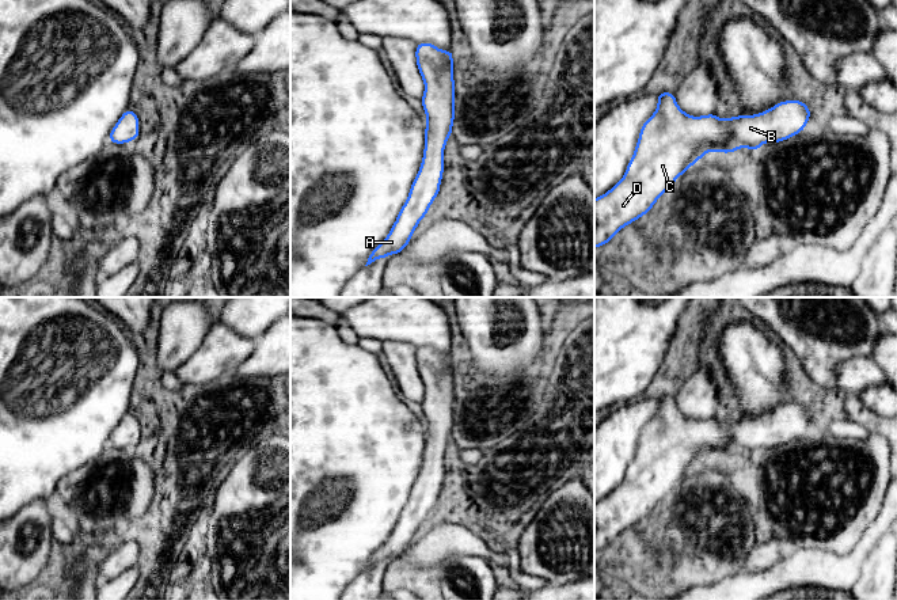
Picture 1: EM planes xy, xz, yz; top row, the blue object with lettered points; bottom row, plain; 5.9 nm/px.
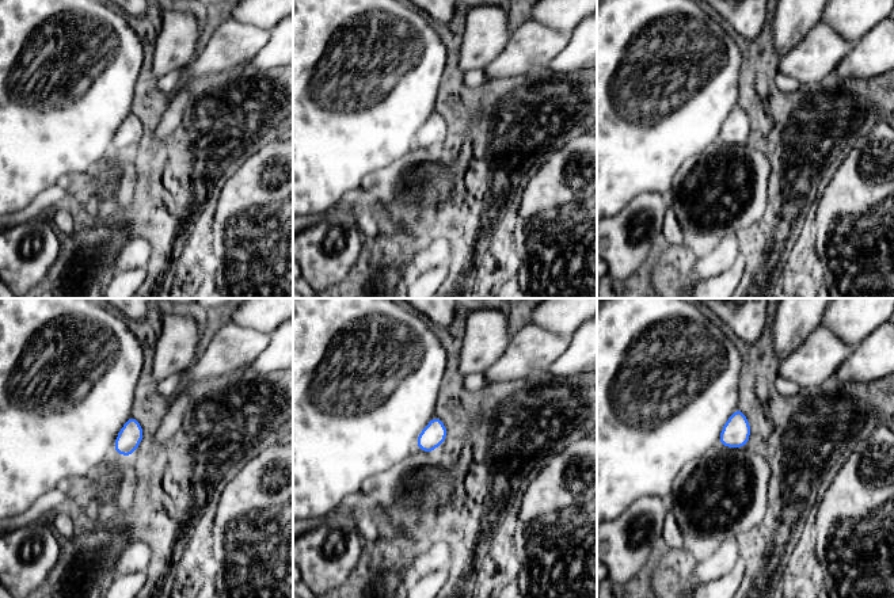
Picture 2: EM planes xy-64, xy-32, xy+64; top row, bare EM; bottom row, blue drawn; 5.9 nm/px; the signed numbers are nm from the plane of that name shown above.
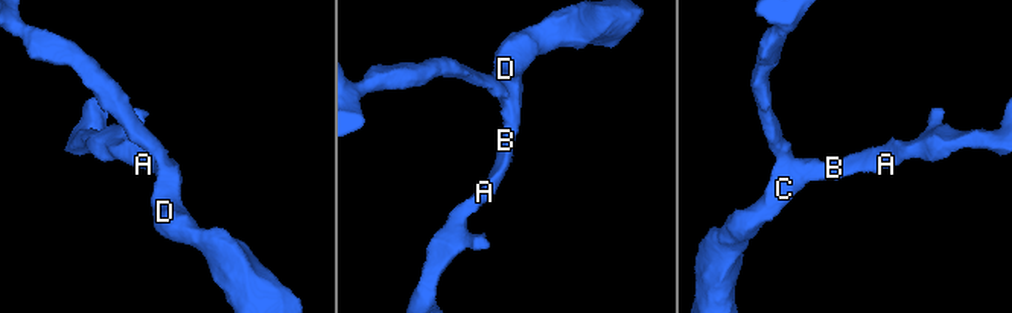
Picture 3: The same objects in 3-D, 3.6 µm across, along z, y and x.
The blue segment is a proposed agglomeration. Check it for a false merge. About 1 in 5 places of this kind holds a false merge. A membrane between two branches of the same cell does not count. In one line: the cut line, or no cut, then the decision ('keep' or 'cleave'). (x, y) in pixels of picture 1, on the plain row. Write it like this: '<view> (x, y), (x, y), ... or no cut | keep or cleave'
no cut | keep

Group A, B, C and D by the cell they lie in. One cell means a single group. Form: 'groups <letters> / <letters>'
groups A B C D

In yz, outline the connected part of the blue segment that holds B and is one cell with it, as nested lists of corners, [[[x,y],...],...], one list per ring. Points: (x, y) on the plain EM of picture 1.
[[[672,396],[655,399],[658,410],[642,429],[634,460],[622,485],[594,504],[594,552],[608,547],[623,531],[646,519],[674,485],[710,455],[731,457],[745,451],[755,456],[763,447],[780,447],[801,437],[810,422],[802,405],[784,405],[755,419],[719,424],[714,417],[702,421],[685,418]]]

